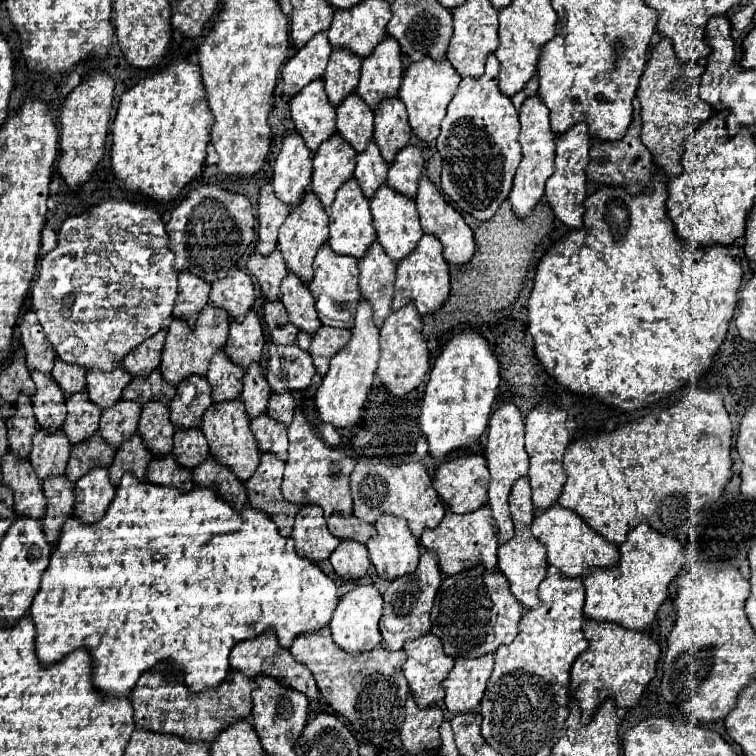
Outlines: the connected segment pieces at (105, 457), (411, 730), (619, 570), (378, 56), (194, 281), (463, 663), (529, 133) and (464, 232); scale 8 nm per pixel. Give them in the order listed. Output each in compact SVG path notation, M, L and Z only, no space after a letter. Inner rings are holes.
M93 434L85 438L81 444L75 444L71 448L71 458L67 464L67 476L69 480L79 480L83 474L89 472L89 468L95 466L109 466L113 462L115 448L101 438L101 434Z
M407 694L407 716L401 726L401 742L409 752L433 752L441 746L439 726L443 722L443 710L437 706L419 708L413 694Z
M637 524L627 540L619 546L619 564L609 568L589 568L583 576L585 586L585 618L617 622L625 628L649 630L651 622L667 598L667 588L687 560L681 542L673 536L665 536L647 524Z
M385 36L385 40L377 44L377 50L361 62L357 94L369 104L369 108L375 108L383 98L397 96L401 74L401 48L393 36Z
M181 270L179 272L179 294L175 300L173 316L185 318L189 322L189 326L193 328L197 314L209 302L209 288L211 288L211 284L201 280L201 276L197 276L189 270Z
M493 654L479 658L457 658L443 682L445 706L453 714L475 710L483 698L485 684L493 672Z
M539 94L529 96L519 110L519 120L521 120L521 134L519 134L519 144L523 148L523 160L517 168L513 188L509 194L513 212L519 218L525 218L533 206L543 198L545 192L545 182L553 174L553 160L555 160L555 134L549 124L549 108L541 100Z
M421 176L421 180L419 180L419 190L417 190L415 202L417 202L417 212L419 212L419 218L421 218L423 232L431 232L431 234L435 234L441 240L445 260L451 262L451 264L469 262L471 256L473 256L473 250L475 250L473 230L465 224L463 216L443 198L439 188L427 176Z

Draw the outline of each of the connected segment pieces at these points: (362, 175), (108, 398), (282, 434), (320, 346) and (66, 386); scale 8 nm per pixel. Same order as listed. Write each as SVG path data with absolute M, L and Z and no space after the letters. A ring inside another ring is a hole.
M375 140L367 144L363 152L357 154L357 168L355 168L355 178L359 180L359 186L367 198L373 196L373 192L385 184L387 180L387 168L389 164L383 160Z
M121 364L113 368L113 372L97 372L97 368L93 372L87 370L87 394L97 406L109 408L121 398L121 392L129 380L131 376L125 368L121 368Z
M267 412L251 420L251 432L257 438L261 452L273 452L281 460L287 458L287 426L279 420L273 420Z
M321 326L315 336L311 338L311 348L309 354L313 356L313 364L321 376L325 376L329 368L329 360L333 352L341 350L349 342L351 332L347 328L331 328L331 326Z
M55 358L55 366L51 374L57 380L57 384L63 388L65 396L85 390L85 370L77 368L77 364L65 364Z

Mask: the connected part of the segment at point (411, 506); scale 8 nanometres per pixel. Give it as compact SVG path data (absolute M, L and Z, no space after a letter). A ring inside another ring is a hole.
M359 458L355 464L355 470L351 472L351 492L353 492L353 514L365 522L375 522L379 514L395 514L401 516L409 522L411 532L419 538L425 528L435 528L443 514L445 514L445 504L437 496L435 488L431 486L431 478L421 462L405 462L405 464L389 464L381 462L379 458Z

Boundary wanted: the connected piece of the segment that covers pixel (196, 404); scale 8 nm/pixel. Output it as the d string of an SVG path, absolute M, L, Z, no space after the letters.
M189 376L183 382L191 382L197 388L195 398L189 404L183 404L179 400L179 396L175 396L169 404L171 408L171 422L177 428L193 428L193 426L201 426L201 416L207 410L207 406L211 404L211 388L209 388L209 380L205 376Z

